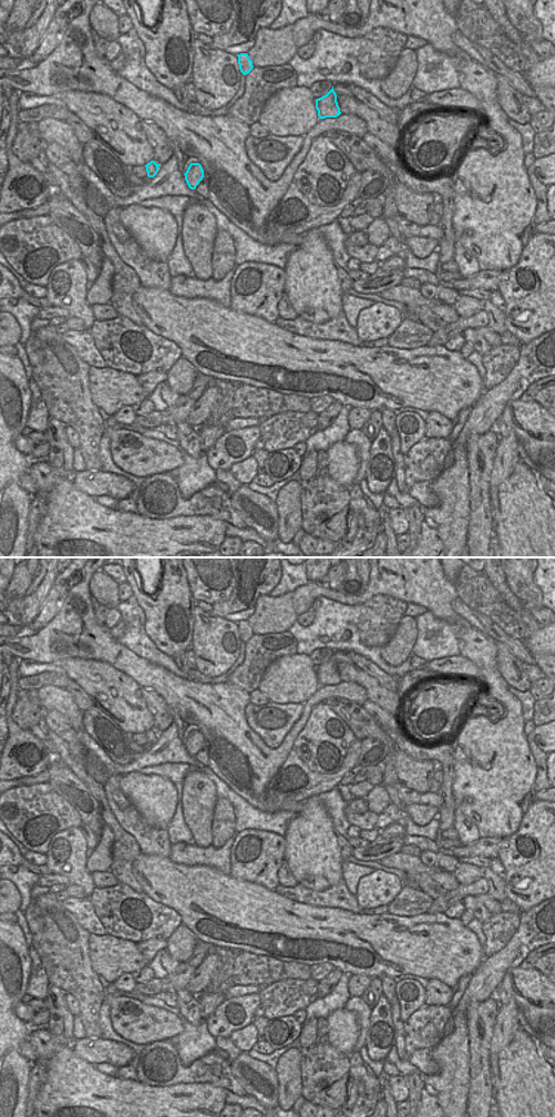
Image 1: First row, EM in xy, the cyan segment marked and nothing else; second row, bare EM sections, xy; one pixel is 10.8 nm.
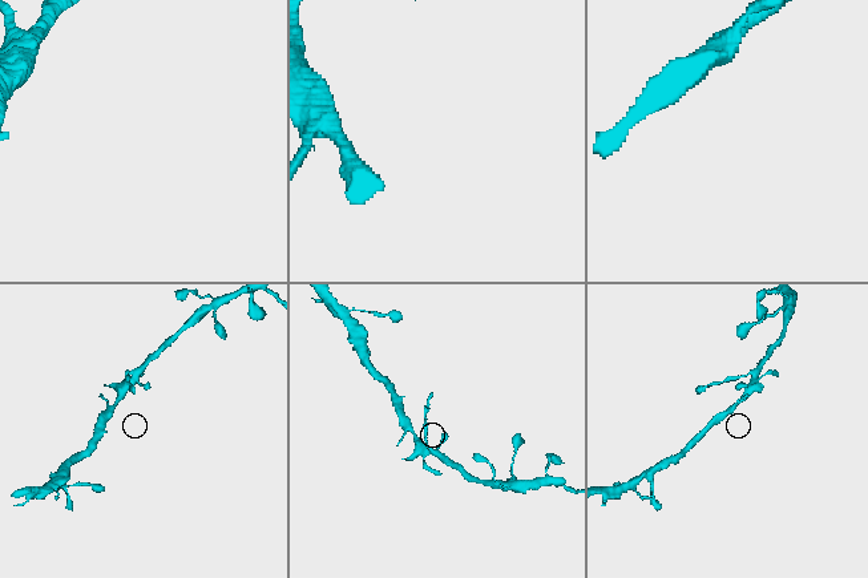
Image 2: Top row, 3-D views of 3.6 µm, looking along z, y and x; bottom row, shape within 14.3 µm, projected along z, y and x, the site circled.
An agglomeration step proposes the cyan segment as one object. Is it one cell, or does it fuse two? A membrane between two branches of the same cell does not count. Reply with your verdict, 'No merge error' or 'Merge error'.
No merge error

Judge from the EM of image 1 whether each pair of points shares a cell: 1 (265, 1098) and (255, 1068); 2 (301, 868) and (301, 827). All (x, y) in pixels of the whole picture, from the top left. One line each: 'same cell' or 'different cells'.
1: same cell
2: same cell

